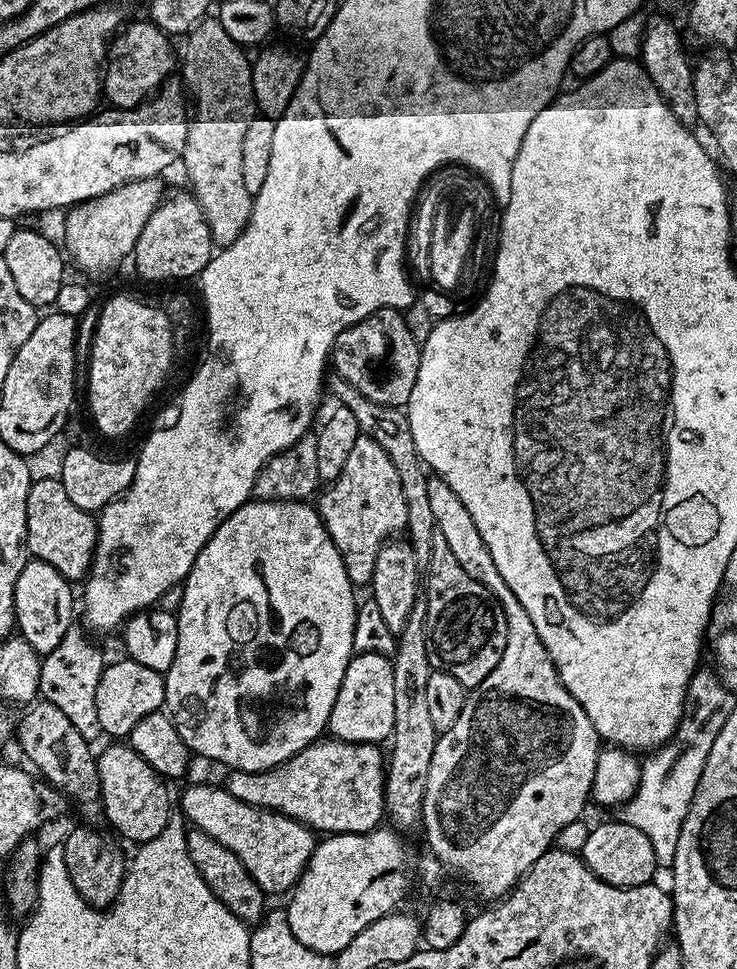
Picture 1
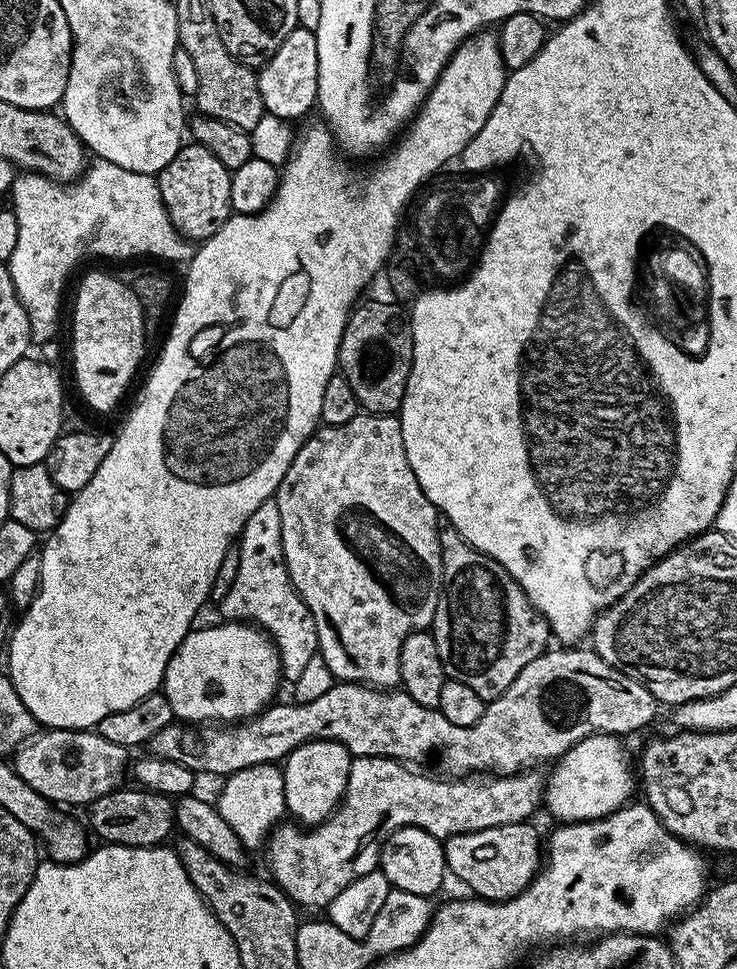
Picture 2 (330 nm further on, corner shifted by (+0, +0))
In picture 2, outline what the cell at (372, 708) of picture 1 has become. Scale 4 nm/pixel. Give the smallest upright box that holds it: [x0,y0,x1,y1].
[282,740,353,826]

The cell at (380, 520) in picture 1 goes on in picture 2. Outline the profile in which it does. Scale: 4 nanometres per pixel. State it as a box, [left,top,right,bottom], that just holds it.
[274,414,442,690]

